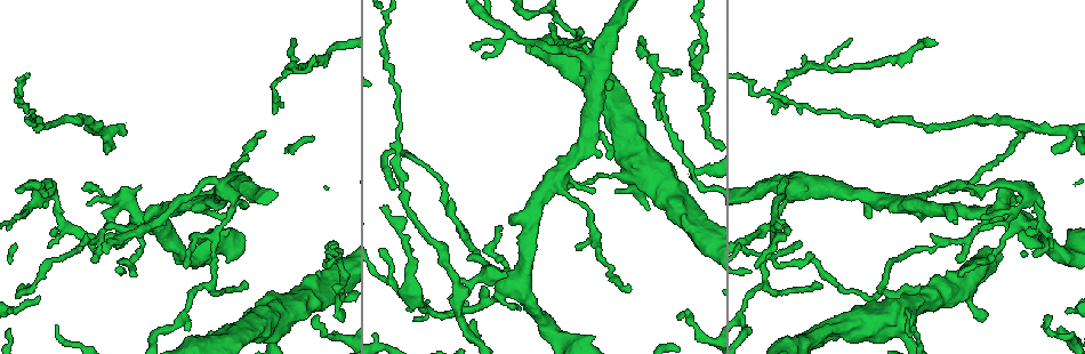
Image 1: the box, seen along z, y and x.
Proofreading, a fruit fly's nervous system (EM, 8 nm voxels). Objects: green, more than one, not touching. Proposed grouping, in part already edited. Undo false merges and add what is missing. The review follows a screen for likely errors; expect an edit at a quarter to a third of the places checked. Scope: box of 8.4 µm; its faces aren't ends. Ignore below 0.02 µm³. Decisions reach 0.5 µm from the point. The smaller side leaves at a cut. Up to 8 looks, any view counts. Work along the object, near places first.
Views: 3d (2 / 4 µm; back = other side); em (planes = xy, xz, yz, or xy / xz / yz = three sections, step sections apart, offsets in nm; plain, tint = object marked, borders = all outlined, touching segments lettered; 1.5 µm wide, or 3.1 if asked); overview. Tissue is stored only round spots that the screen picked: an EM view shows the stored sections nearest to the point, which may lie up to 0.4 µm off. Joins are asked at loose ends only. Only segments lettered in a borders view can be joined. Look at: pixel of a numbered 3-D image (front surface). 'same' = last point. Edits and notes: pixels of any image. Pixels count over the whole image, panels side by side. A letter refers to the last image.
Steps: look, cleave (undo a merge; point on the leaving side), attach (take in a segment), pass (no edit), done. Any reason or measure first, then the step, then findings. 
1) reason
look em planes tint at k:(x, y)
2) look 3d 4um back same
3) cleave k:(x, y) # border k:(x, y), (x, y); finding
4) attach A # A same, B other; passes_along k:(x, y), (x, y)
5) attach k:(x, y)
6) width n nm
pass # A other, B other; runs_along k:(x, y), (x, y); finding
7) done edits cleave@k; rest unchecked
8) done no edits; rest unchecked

free end
look 3d 2um at 1:(869, 215)

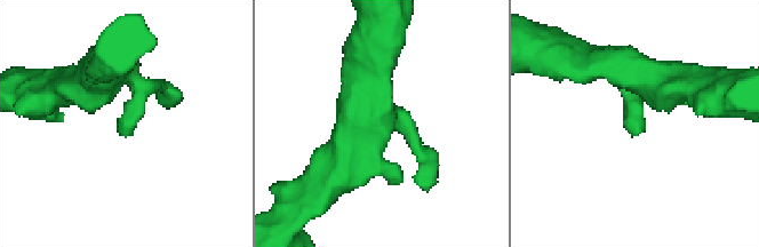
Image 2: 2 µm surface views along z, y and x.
shape alone is not enough
look em xz step 4 borders at 2:(640, 131)

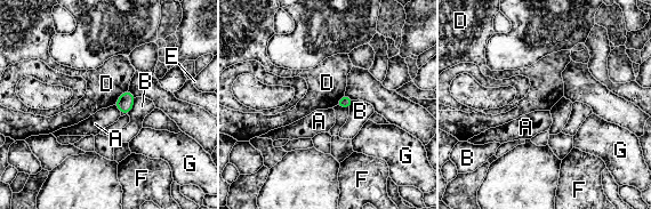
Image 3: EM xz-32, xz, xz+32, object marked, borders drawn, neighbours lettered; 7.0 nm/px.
pass # A other, B other, D other, E other, F other, G other; border 3:(135, 98), (131, 111), (128, 114); no lettered segment goes on from it

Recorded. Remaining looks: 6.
sharp bend
look 3d 4um at 1:(232, 200)

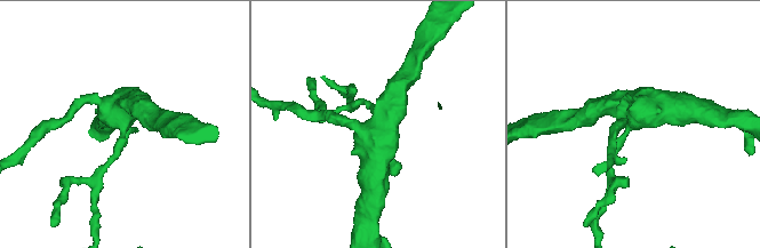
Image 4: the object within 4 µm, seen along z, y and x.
arms 4
look em planes borders at 4:(380, 122)

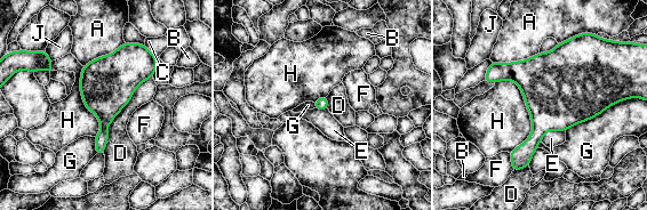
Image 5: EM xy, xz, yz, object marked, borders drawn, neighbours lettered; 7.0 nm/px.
width 380 nm
pass # A other, B other, C other, D other, E other, F other, G other, H other, J other; all the same neuron

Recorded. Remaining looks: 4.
free end
look em xz step 8 plain at 1:(659, 120)

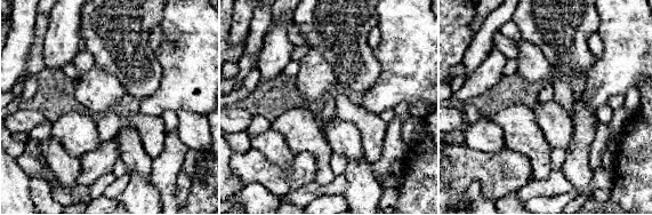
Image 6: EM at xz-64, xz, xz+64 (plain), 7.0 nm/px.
what lies round it
look em xz step 8 borders same

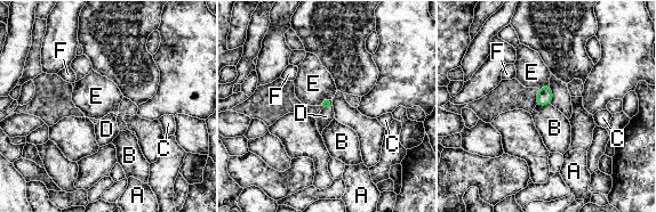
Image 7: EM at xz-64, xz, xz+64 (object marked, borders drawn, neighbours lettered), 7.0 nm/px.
longest_contact D 110 nm
attach D # A other, B other, C other, D same, E other, F other; passes_along 7:(326, 104), (329, 107), (326, 116); it goes on there

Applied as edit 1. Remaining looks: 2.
done edits attach@7; rest unchecked

